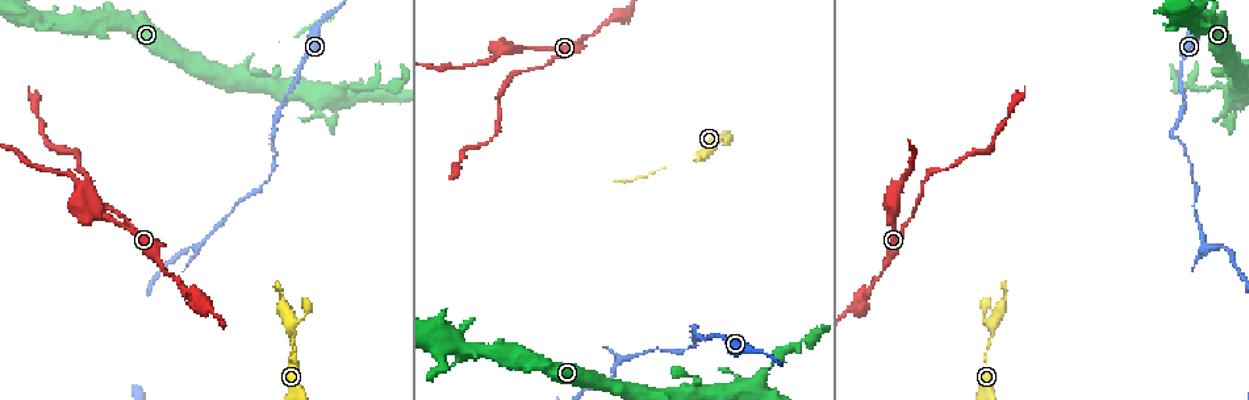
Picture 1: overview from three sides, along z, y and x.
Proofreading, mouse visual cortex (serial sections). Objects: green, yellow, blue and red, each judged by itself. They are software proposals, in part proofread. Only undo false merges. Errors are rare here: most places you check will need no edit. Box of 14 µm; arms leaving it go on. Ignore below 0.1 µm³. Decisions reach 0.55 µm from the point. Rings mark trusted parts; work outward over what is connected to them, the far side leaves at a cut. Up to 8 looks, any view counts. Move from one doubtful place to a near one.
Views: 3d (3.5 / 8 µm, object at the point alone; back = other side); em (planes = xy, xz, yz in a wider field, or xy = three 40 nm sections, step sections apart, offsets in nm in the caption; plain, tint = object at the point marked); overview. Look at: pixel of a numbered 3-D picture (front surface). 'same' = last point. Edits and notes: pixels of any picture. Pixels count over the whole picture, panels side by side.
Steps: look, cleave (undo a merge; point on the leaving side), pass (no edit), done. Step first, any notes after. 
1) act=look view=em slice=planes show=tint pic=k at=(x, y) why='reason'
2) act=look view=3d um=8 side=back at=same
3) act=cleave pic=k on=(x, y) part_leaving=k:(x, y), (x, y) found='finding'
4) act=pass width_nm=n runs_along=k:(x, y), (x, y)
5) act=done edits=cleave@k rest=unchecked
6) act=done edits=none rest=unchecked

act=look view=3d um=3.5 pic=1 at=(1195, 9) why='sharp bend'

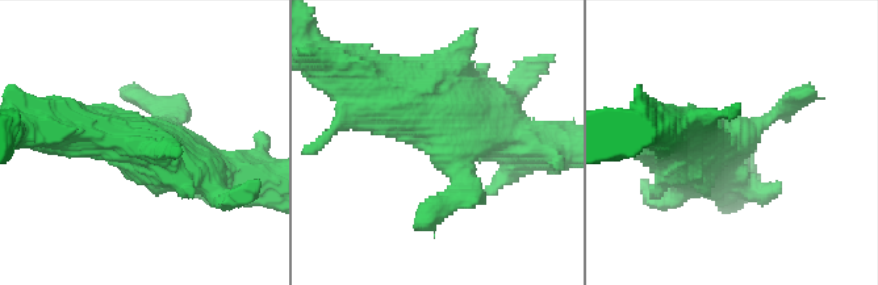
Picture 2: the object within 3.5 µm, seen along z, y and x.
act=look view=em slice=planes show=tint pic=2 at=(461, 144)

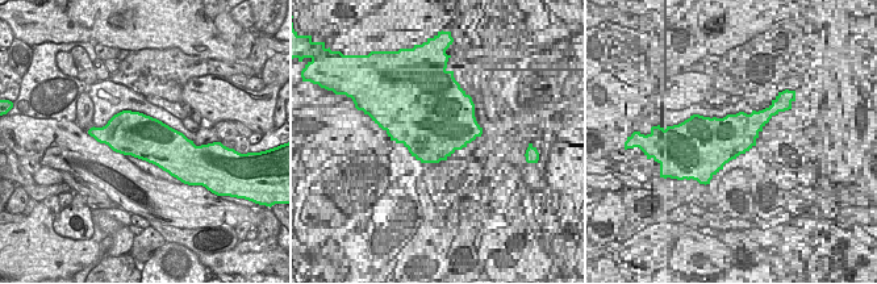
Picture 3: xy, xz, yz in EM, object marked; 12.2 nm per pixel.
act=pass width_nm=550 runs_along=2:(559, 146), (409, 96) found='continuous, no second cell'

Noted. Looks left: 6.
act=look view=3d um=3.5 pic=1 at=(94, 207)

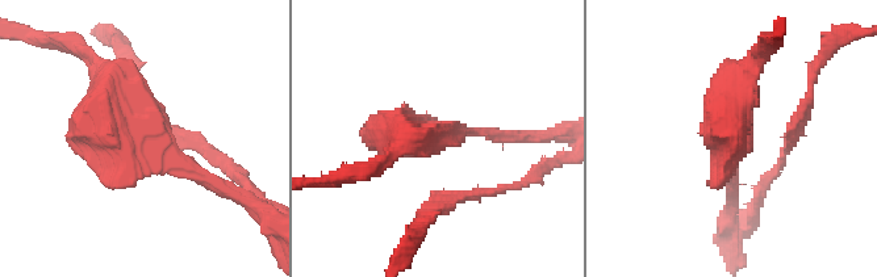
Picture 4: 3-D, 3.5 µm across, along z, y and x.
act=look view=em slice=xy step=5 show=tint pic=4 at=(440, 139)

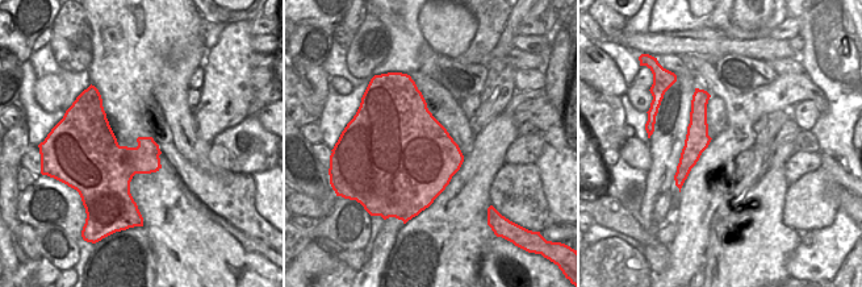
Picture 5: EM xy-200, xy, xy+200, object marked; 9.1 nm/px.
act=pass runs_along=4:(214, 183), (117, 110), (101, 62) found='one cell here'

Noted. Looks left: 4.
act=look view=em slice=planes show=tint pic=1 at=(619, 16) why='sudden change in width'

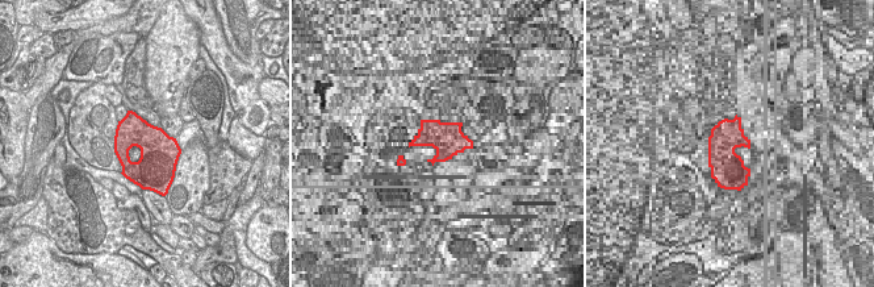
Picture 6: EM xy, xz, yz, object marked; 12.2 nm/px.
act=look view=3d um=3.5 at=same why='wider look'

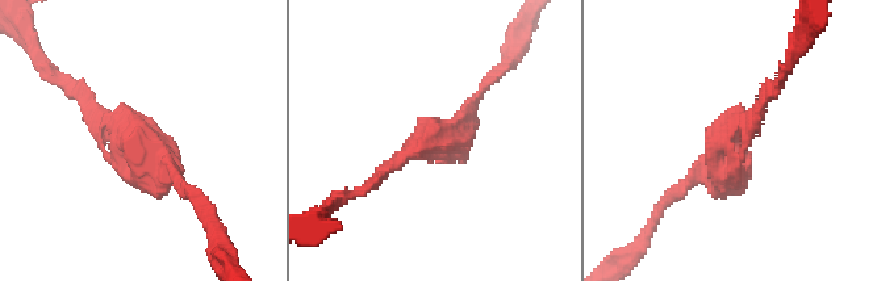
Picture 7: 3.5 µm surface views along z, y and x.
act=pass runs_along=7:(67, 84), (159, 156), (120, 164) found='one cell here'

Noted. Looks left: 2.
act=look view=3d um=3.5 pic=1 at=(711, 152) why='sudden change in width'

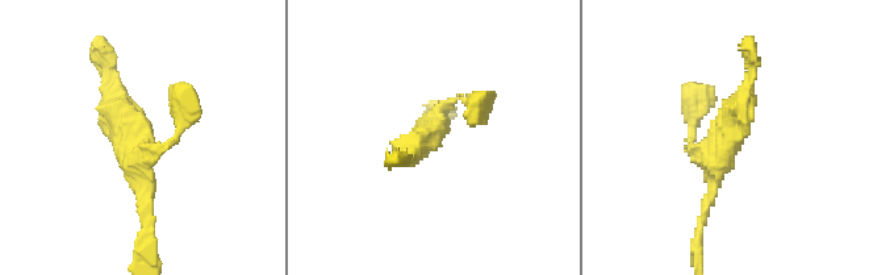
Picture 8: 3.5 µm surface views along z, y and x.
act=look view=em slice=xy step=5 show=tint pic=8 at=(135, 148)

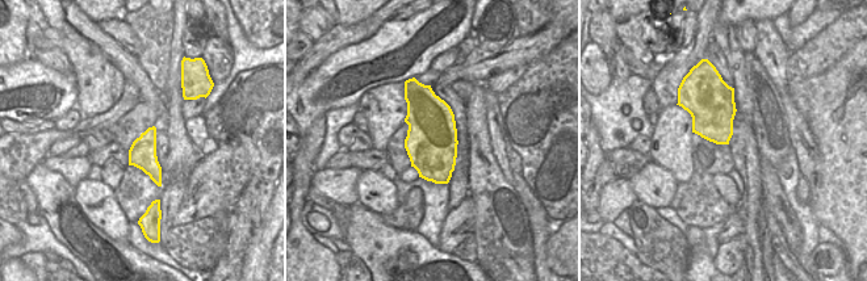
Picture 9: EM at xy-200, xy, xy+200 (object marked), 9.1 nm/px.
act=pass runs_along=8:(700, 230), (750, 74) found='one cell here'

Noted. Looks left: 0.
act=done edits=none rest=unchecked

